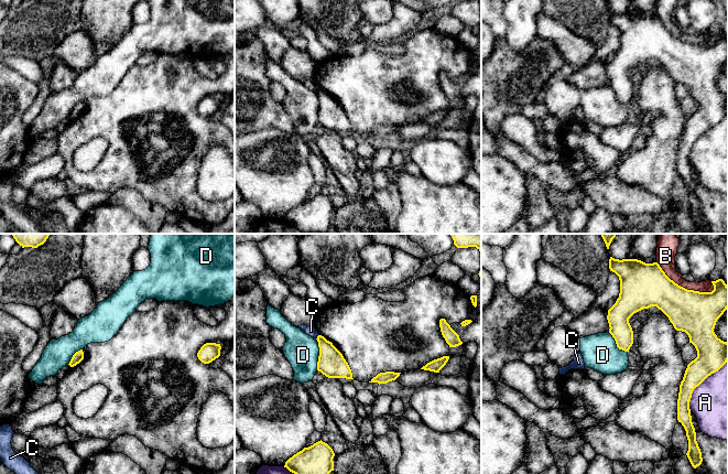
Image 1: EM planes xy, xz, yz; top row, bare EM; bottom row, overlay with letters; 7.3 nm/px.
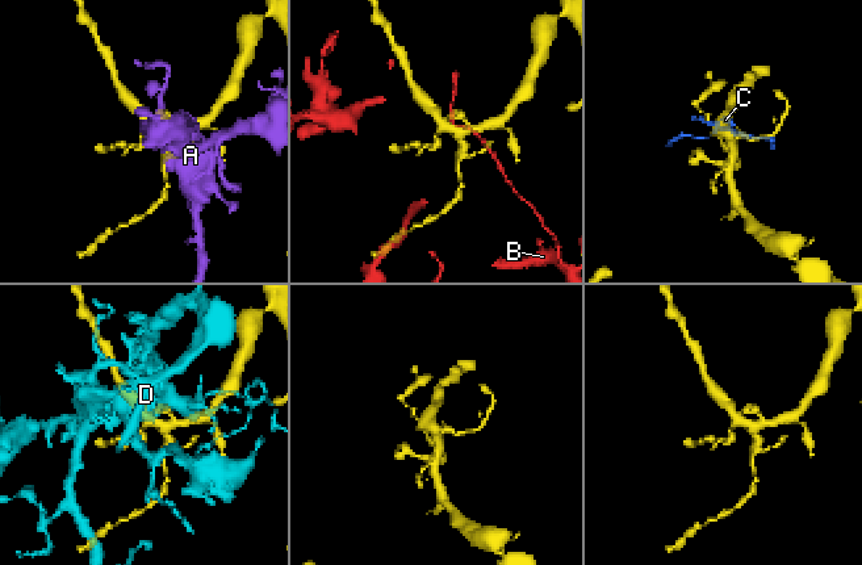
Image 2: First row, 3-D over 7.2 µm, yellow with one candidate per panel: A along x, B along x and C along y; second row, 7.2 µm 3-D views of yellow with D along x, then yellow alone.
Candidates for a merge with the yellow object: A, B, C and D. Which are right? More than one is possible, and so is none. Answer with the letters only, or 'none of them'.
none of them

